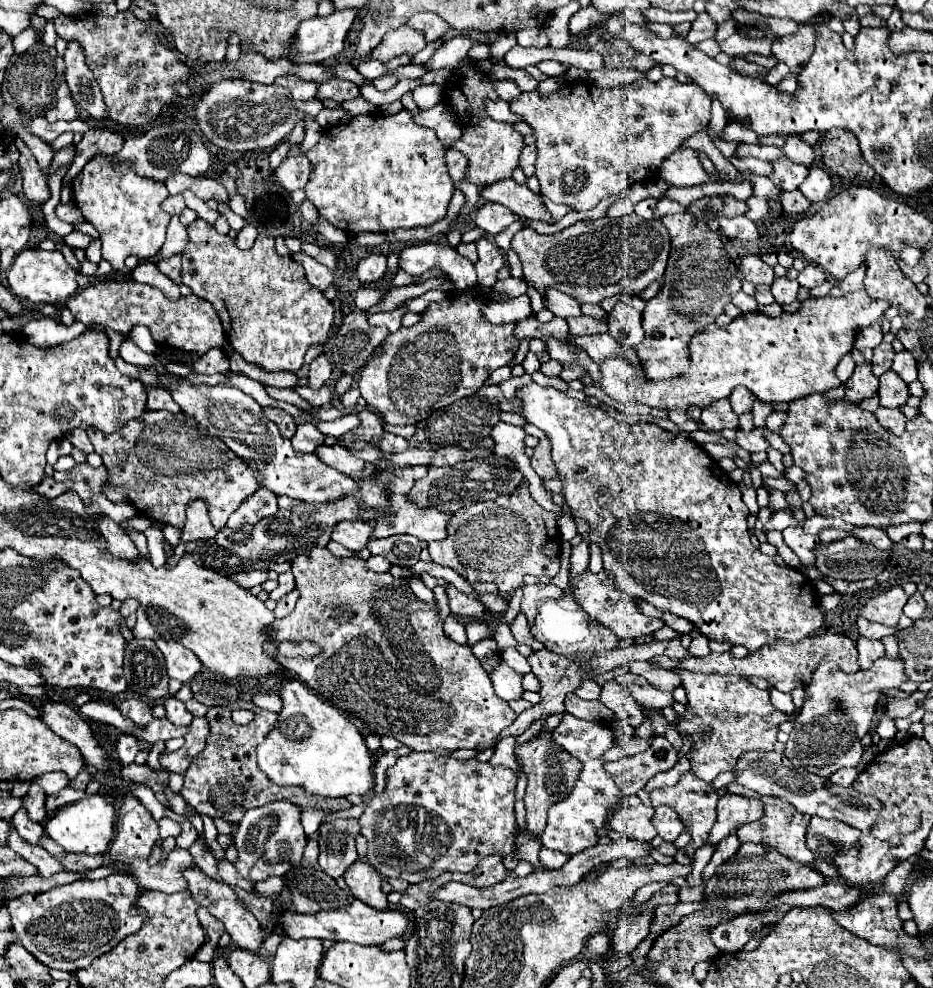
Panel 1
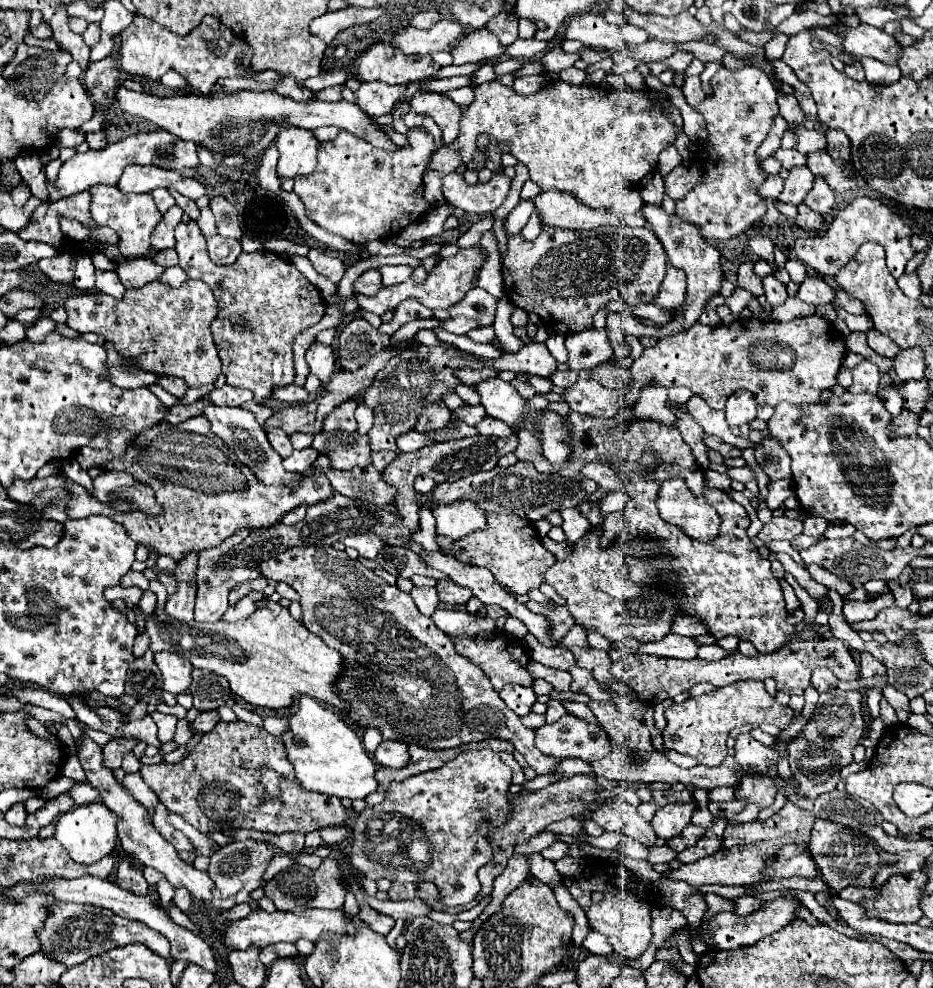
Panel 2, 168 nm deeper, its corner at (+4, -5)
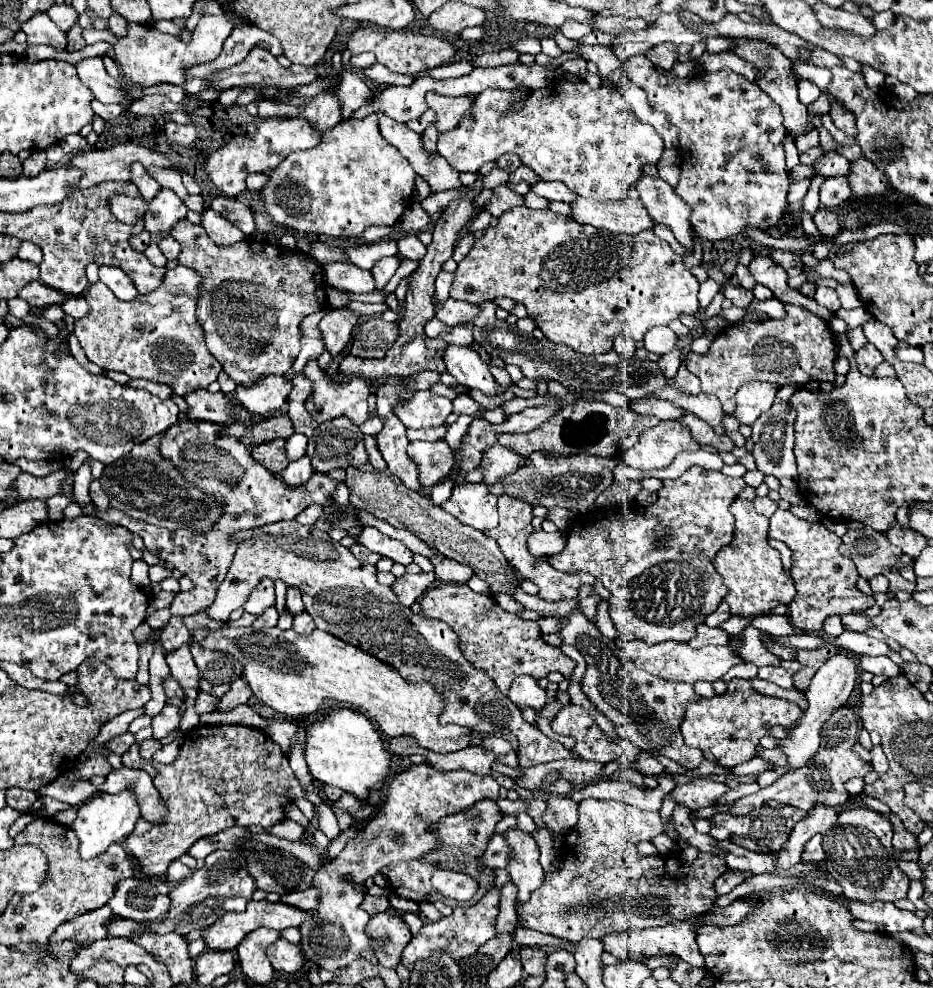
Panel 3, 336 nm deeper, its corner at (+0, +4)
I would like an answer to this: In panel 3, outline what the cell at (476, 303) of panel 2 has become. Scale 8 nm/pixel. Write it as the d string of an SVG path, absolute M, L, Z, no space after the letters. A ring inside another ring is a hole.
M433 296L433 306L435 306L435 312L437 312L437 320L441 320L443 324L449 324L449 326L465 324L465 322L473 320L473 316L479 314L477 304L459 302L459 300L453 300L453 298L447 298L445 302L437 302L437 298Z

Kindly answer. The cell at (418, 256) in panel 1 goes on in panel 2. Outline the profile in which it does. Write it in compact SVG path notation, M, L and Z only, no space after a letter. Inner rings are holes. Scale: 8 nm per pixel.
M385 265L379 267L381 277L383 277L383 285L397 285L401 281L407 281L413 275L413 267L411 265Z

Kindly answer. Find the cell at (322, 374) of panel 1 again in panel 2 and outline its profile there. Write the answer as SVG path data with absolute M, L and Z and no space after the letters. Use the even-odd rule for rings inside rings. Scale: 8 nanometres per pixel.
M313 343L307 349L307 365L309 365L311 373L319 377L321 385L325 385L331 379L333 363L335 363L335 357L333 357L333 349L329 345Z

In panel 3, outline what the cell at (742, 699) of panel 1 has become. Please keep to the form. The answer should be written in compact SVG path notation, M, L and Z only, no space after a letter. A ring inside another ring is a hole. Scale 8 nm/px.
M735 678L729 682L727 694L713 696L711 700L703 700L699 704L689 704L685 720L681 724L681 732L685 744L701 748L705 754L711 754L721 766L733 768L735 764L747 762L757 756L755 748L759 746L759 740L769 734L769 728L793 728L799 718L801 708L795 702L759 694L751 688L749 680Z

